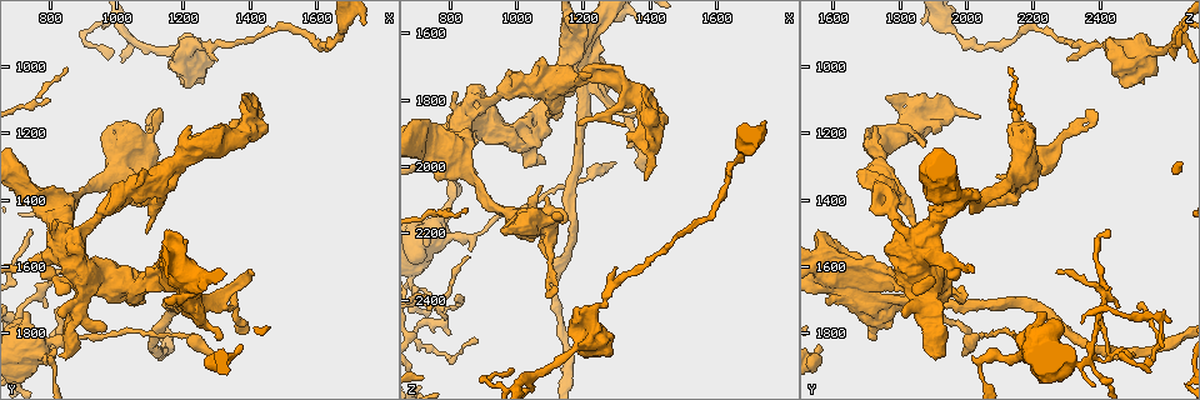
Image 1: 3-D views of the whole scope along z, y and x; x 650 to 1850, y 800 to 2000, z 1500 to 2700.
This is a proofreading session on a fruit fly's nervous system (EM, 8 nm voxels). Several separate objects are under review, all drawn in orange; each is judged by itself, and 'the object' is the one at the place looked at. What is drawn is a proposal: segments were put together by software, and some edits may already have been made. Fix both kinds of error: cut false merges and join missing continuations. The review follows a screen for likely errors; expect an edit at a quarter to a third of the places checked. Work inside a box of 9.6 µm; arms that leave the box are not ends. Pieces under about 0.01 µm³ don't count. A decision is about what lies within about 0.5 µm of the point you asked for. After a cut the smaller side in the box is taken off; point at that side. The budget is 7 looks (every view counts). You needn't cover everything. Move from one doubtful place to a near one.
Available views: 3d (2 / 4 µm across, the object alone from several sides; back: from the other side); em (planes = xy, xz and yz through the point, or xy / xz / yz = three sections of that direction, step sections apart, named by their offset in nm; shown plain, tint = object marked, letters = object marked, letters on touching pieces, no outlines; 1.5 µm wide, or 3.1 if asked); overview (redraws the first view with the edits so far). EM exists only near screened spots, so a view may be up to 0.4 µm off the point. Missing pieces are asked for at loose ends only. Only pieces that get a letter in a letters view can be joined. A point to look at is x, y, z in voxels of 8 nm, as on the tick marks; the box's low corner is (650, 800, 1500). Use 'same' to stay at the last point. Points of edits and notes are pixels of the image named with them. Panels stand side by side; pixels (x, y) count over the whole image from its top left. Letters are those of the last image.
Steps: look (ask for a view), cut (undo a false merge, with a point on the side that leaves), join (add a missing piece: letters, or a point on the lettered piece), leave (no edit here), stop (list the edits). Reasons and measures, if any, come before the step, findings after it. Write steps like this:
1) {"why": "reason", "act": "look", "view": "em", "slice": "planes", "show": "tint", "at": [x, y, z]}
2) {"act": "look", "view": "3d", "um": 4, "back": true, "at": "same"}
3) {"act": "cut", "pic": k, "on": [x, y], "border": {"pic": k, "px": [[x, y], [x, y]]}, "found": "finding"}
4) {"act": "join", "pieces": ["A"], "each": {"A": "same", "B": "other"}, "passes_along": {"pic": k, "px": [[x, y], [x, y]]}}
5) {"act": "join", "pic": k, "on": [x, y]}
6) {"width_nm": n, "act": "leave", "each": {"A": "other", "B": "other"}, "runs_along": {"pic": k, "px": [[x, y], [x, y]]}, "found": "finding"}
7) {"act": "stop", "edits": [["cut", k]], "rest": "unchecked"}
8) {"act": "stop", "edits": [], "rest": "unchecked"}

{"why": "sharp bend", "act": "look", "view": "3d", "um": 2, "back": true, "at": [970, 1190, 2200]}

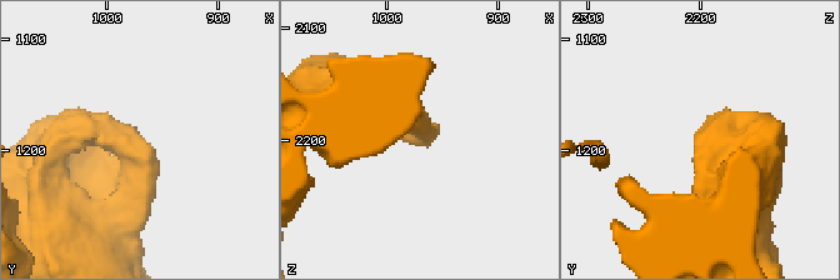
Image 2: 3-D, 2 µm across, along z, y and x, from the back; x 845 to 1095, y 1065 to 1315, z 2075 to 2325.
{"why": "need the tissue", "act": "look", "view": "em", "slice": "planes", "show": "letters", "at": [964, 1196, 2200]}

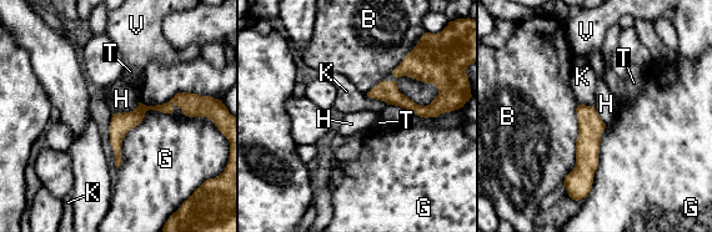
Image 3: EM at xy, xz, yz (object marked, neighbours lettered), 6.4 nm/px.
{"width_nm": 140, "act": "leave", "each": {"B": "other", "G": "other", "H": "other", "K": "other", "T": "other", "V": "other"}, "runs_along": {"pic": 3, "px": [[192, 107], [143, 109], [118, 134], [118, 160]]}, "found": "one cell here"}

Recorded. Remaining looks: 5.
{"why": "tapers out", "act": "look", "view": "em", "slice": "planes", "show": "letters", "at": [1100, 1150, 2390]}

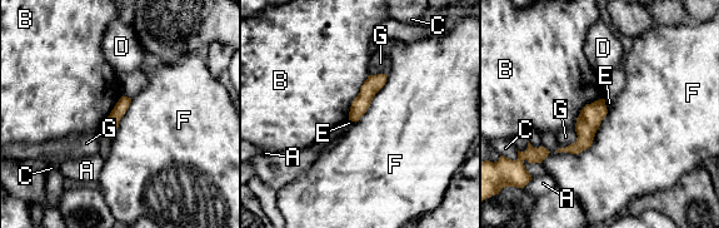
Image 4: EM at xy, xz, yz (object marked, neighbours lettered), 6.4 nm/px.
{"longest_contact_nm": ["F", 440], "act": "leave", "each": {"A": "other", "B": "other", "C": "other", "D": "other", "E": "other", "F": "other", "G": "other"}, "runs_along": {"pic": 4, "px": [[383, 77], [367, 93], [351, 117]]}, "found": "none of them fits"}

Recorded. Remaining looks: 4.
{"why": "free end", "act": "look", "view": "em", "slice": "yz", "step": 4, "show": "tint", "at": [1400, 1790, 2000]}

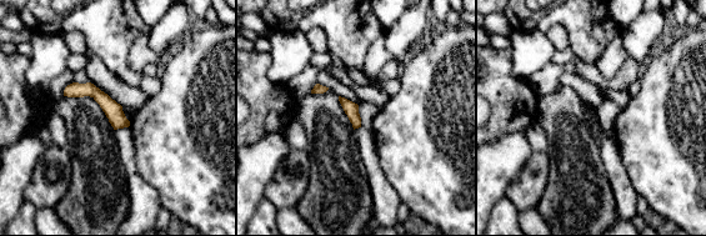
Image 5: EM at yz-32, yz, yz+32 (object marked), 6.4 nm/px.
{"act": "look", "view": "em", "slice": "planes", "show": "letters", "at": "same"}

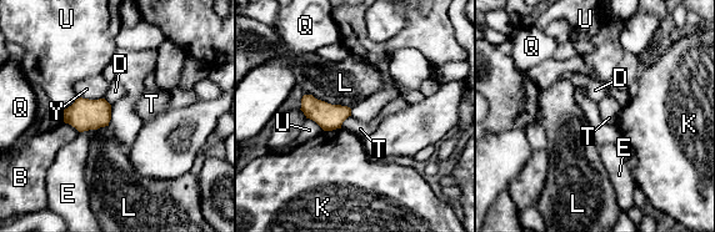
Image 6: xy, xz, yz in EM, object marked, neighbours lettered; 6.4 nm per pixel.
{"act": "leave", "each": {"B": "other", "D": "other", "E": "other", "K": "other", "L": "other", "Q": "other", "T": "other", "U": "other", "Y": "other"}, "border": {"pic": 6, "px": [[350, 115], [340, 127]]}, "found": "no lettered piece goes on from it"}

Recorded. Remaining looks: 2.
{"act": "stop", "edits": [], "rest": "unchecked"}

